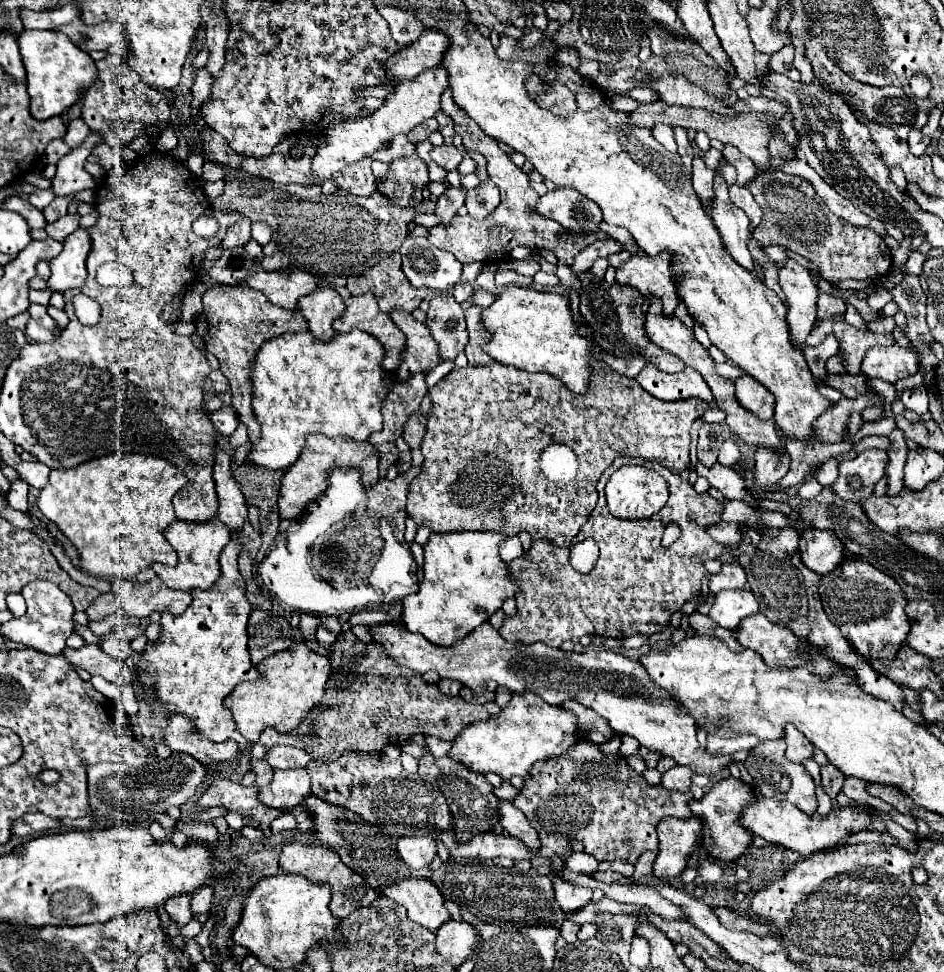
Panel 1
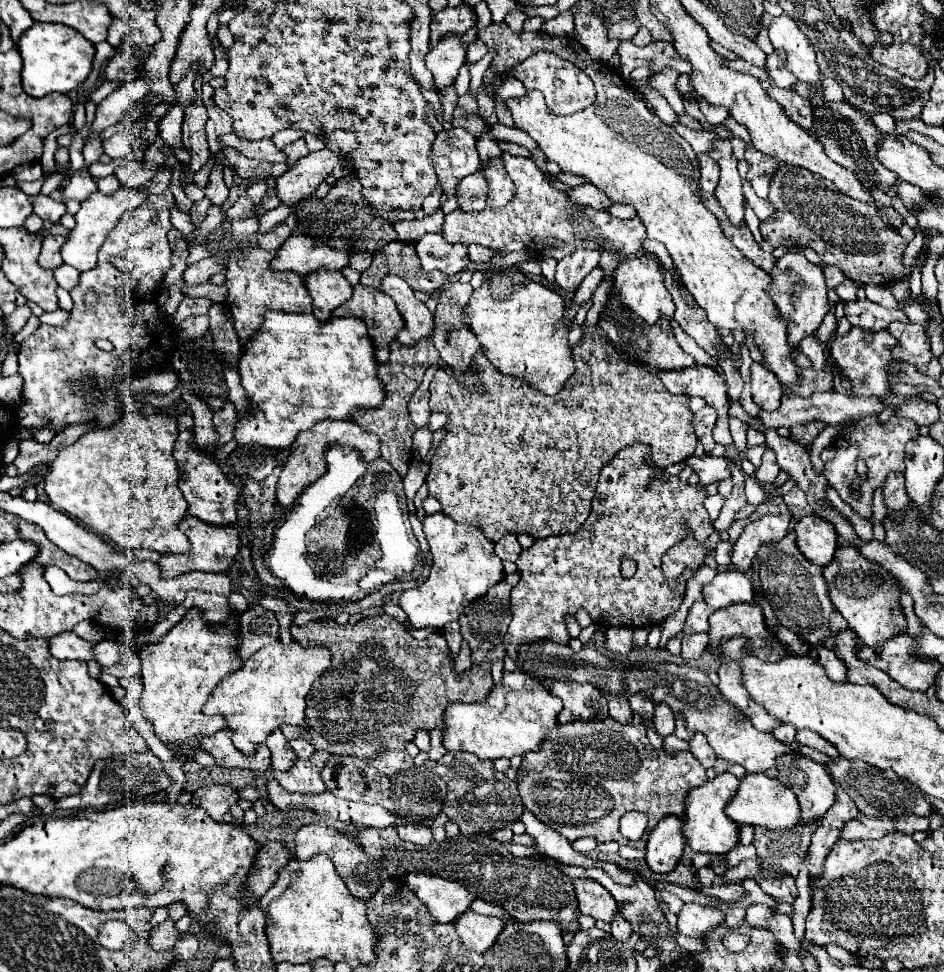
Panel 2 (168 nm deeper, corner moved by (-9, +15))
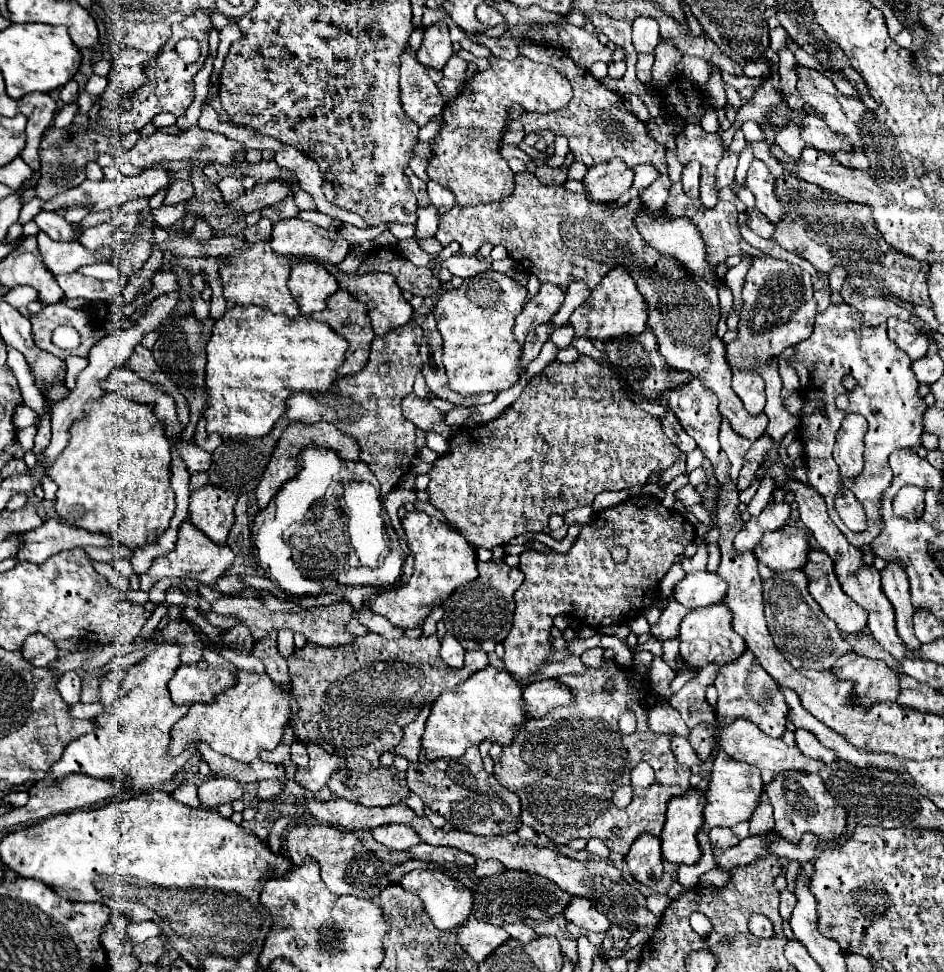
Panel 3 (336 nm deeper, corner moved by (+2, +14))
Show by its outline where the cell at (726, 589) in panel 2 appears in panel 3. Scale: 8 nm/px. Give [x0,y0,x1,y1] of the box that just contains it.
[673,571,727,609]

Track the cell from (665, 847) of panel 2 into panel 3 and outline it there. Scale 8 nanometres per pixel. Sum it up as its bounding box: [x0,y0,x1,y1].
[625,833,663,885]

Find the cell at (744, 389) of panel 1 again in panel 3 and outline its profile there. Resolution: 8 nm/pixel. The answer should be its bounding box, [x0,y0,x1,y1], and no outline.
[733,369,765,415]

